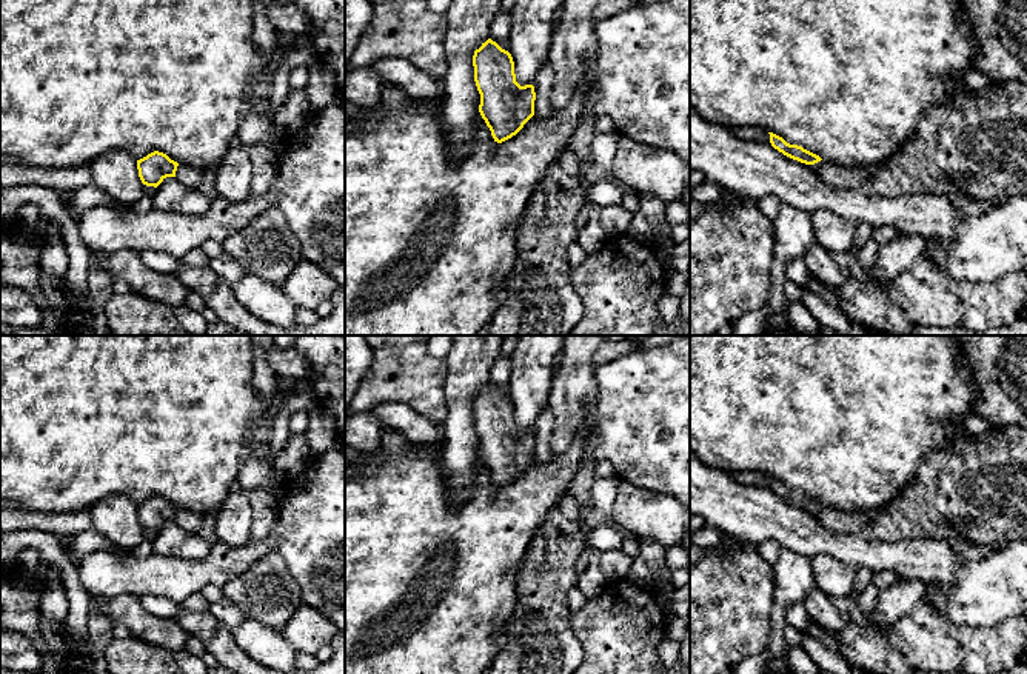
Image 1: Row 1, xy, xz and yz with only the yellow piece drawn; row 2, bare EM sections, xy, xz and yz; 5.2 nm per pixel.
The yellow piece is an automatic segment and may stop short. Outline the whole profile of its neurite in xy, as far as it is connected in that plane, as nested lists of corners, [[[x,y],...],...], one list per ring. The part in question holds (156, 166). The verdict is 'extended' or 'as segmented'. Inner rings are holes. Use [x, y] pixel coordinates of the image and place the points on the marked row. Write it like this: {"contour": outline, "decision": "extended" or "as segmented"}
{"contour": [[[159,151],[137,160],[137,169],[142,183],[154,188],[157,188],[166,177],[176,177],[186,188],[197,189],[203,177],[203,169],[179,165]]], "decision": "extended"}

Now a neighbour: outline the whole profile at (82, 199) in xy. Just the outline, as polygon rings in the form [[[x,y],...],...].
[[[88,185],[75,191],[69,191],[62,195],[65,203],[77,214],[83,214],[94,206],[120,208],[122,205],[112,200],[108,194],[99,189],[95,185]]]

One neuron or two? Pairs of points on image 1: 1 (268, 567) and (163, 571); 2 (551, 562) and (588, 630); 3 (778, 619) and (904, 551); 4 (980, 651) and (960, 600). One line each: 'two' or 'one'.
1: two
2: two
3: two
4: two

